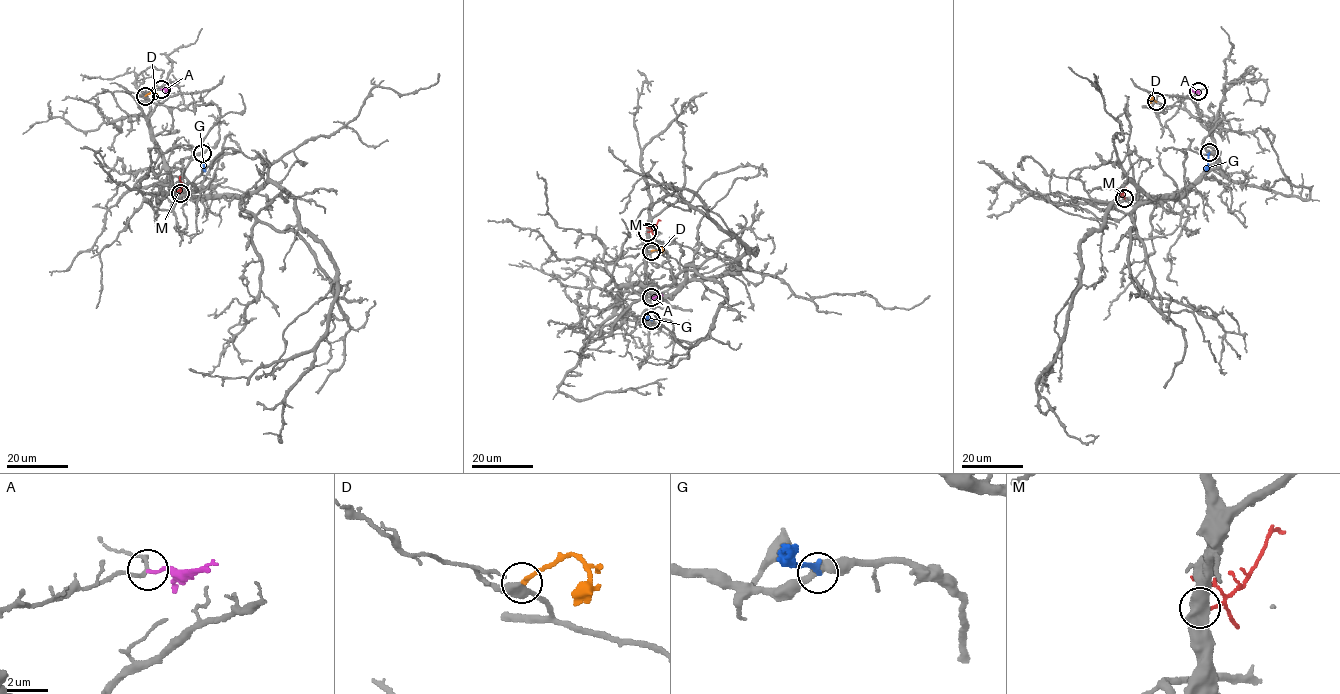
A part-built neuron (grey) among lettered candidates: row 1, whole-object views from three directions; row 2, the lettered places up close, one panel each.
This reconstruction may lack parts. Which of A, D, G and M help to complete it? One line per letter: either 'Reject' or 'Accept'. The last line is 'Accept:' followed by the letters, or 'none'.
A: Reject
D: Accept
G: Reject
M: Reject
Accept: D

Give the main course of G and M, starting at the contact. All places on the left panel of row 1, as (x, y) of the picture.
G: (202, 153), (205, 172)
M: (180, 193), (179, 177)

